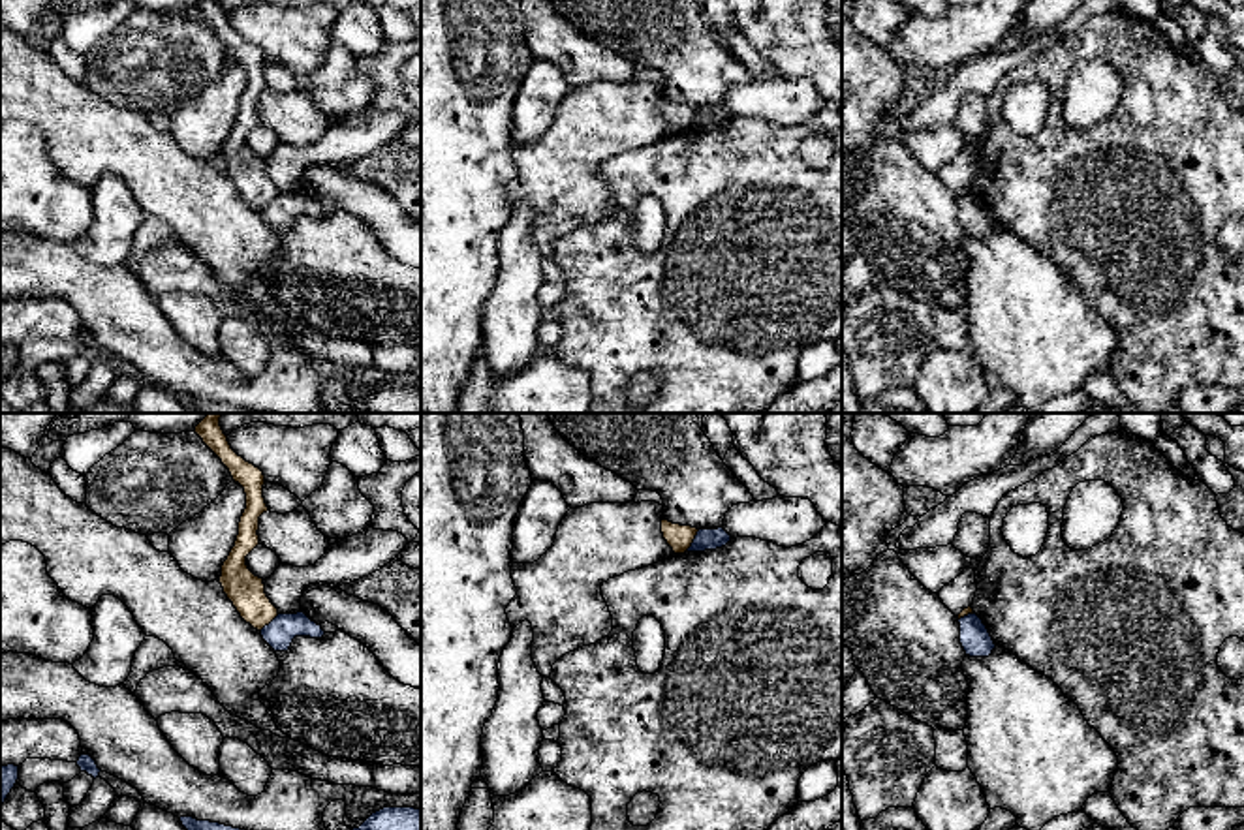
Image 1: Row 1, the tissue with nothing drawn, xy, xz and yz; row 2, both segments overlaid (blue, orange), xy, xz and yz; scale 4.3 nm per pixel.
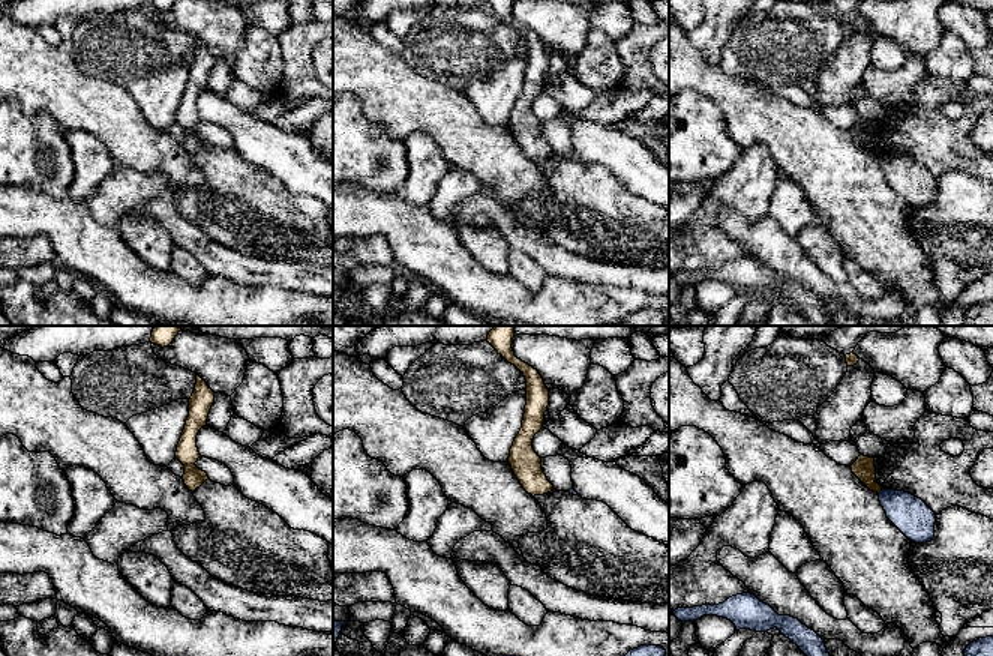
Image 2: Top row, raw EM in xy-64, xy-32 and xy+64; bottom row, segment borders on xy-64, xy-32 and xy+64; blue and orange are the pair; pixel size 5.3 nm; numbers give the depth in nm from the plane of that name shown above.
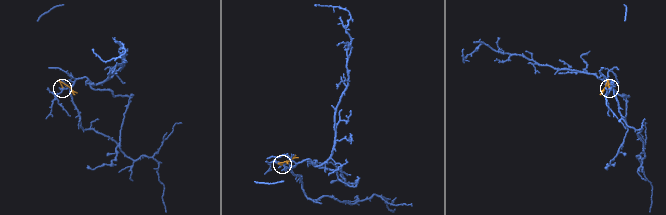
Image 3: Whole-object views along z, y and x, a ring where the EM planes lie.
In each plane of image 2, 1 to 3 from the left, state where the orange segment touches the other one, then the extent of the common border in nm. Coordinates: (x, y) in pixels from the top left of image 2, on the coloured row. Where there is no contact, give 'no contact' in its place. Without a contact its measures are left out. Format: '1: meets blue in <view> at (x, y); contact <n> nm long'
1: no contact
2: no contact
3: meets blue in xy+64 at (879, 493); contact 40 nm long

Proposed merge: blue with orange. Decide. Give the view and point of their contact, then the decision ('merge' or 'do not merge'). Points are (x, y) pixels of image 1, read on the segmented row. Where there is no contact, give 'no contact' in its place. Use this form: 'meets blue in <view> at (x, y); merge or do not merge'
meets blue in xz at (694, 541); do not merge

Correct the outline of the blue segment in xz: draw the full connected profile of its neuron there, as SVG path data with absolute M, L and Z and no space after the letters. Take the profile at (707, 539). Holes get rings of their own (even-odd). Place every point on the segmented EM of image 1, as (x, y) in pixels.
M699 530L688 552L705 552L725 546L731 535L723 530Z

